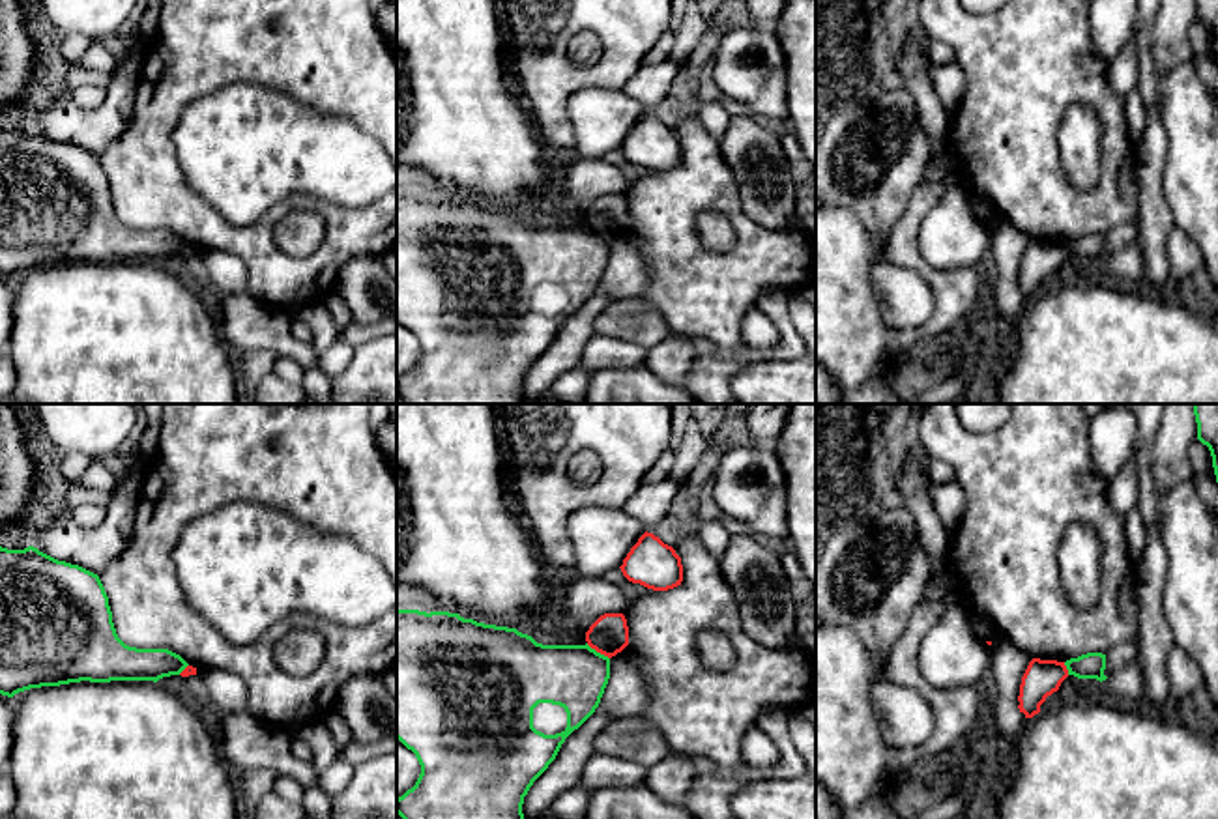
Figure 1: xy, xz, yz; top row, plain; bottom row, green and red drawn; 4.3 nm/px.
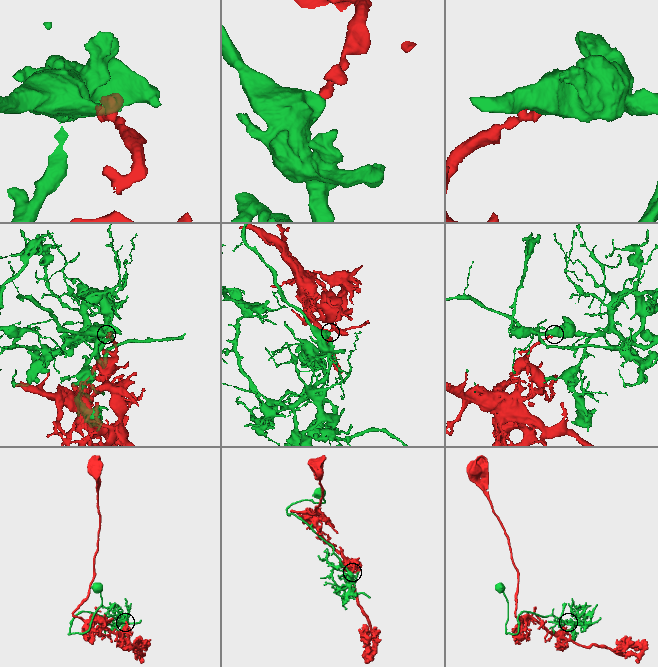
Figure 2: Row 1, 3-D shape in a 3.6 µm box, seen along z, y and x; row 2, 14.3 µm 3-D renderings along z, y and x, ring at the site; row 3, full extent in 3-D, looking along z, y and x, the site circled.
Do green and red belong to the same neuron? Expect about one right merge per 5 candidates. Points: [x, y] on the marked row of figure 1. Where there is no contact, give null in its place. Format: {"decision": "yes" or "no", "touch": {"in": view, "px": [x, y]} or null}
{"decision": "no", "touch": {"in": "xz", "px": [595, 651]}}

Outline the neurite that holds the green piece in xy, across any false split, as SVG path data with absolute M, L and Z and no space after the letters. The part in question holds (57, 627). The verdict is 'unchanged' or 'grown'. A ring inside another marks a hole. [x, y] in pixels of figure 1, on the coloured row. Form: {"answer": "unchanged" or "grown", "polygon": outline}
{"answer": "unchanged", "polygon": "M0 546L0 694L69 682L153 681L180 675L189 664L168 649L125 645L114 628L97 574L58 561L34 546Z"}

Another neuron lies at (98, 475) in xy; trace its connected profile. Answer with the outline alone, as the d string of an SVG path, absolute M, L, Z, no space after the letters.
M95 458L94 464L79 479L79 482L92 490L114 492L116 475L107 467L103 458Z

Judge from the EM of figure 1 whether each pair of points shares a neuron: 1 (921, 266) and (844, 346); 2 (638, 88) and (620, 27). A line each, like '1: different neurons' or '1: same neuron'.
1: same neuron
2: different neurons

